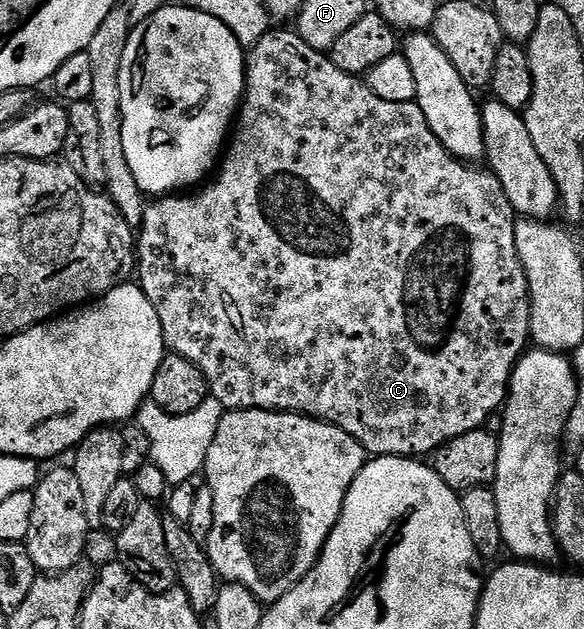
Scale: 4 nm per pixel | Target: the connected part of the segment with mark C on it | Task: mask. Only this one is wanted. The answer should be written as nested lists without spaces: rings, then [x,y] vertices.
[[[280,29],[280,30],[278,30],[278,31],[277,31],[277,33],[276,33],[276,30],[275,30],[275,31],[269,31],[269,33],[268,33],[268,34],[267,34],[267,35],[265,35],[265,37],[263,37],[263,38],[262,38],[262,39],[261,39],[261,40],[260,40],[260,42],[259,42],[259,43],[257,43],[257,44],[256,44],[256,45],[253,45],[253,46],[251,46],[251,49],[250,49],[250,52],[249,52],[249,53],[248,53],[248,54],[247,54],[247,57],[246,57],[246,80],[245,80],[245,82],[244,82],[244,99],[243,99],[243,102],[242,102],[242,104],[241,104],[241,106],[240,106],[240,108],[239,108],[239,110],[238,110],[238,120],[237,120],[237,121],[236,121],[236,122],[235,122],[235,125],[234,125],[234,132],[233,132],[233,133],[232,133],[232,134],[231,134],[231,137],[230,137],[230,140],[229,140],[229,141],[228,141],[228,142],[227,142],[227,145],[226,145],[226,152],[225,152],[225,153],[224,153],[224,154],[223,154],[223,157],[222,157],[222,160],[221,160],[221,161],[220,161],[220,162],[219,162],[219,165],[218,165],[218,172],[217,172],[217,173],[216,173],[216,174],[215,174],[215,177],[214,177],[214,180],[213,180],[213,181],[212,181],[212,182],[211,182],[211,183],[208,183],[208,184],[205,184],[205,185],[204,185],[204,186],[203,186],[203,188],[201,188],[201,189],[200,189],[200,190],[199,190],[199,191],[196,191],[196,192],[200,192],[200,191],[201,191],[201,193],[196,193],[196,192],[193,192],[193,193],[192,193],[192,194],[191,194],[191,195],[165,195],[165,196],[163,196],[163,197],[161,197],[161,198],[159,198],[159,199],[156,199],[156,200],[153,200],[153,201],[152,201],[152,202],[151,202],[151,203],[148,203],[148,204],[145,204],[145,207],[144,207],[144,222],[143,222],[143,223],[142,223],[142,227],[141,227],[141,228],[140,228],[140,230],[139,230],[139,231],[138,231],[138,277],[139,277],[139,273],[140,273],[140,278],[138,278],[138,284],[139,284],[139,287],[140,287],[140,290],[142,290],[142,292],[143,292],[143,293],[144,293],[144,294],[145,294],[145,295],[146,295],[146,299],[150,299],[150,303],[154,303],[154,311],[158,311],[158,319],[159,319],[159,320],[160,320],[160,322],[161,322],[161,323],[162,323],[162,335],[163,335],[163,336],[164,336],[164,343],[165,343],[165,346],[166,346],[166,349],[167,349],[167,352],[168,352],[168,353],[169,353],[169,354],[172,354],[172,355],[175,355],[175,356],[178,356],[178,357],[181,357],[181,358],[182,358],[182,359],[186,359],[186,360],[187,360],[187,361],[189,361],[189,362],[190,362],[190,363],[194,363],[194,367],[198,367],[198,368],[199,368],[199,369],[200,369],[200,370],[201,370],[201,371],[202,371],[202,375],[203,375],[203,376],[204,376],[204,378],[205,378],[205,379],[206,379],[206,383],[207,383],[207,384],[208,384],[208,391],[209,391],[209,394],[210,394],[210,395],[211,395],[211,396],[212,396],[212,397],[213,397],[213,398],[214,398],[214,399],[218,399],[218,403],[222,403],[222,404],[223,404],[223,405],[224,405],[224,407],[225,407],[225,410],[228,410],[228,411],[231,411],[231,410],[233,410],[233,409],[270,409],[270,410],[272,410],[272,412],[274,412],[274,413],[302,413],[302,414],[304,414],[304,416],[306,416],[306,417],[314,417],[314,418],[316,418],[316,420],[318,420],[318,421],[327,421],[327,422],[328,422],[328,424],[330,424],[330,425],[333,425],[333,426],[334,426],[334,427],[338,427],[338,428],[339,428],[339,429],[341,429],[341,430],[342,430],[342,431],[346,431],[346,435],[350,435],[350,436],[351,436],[351,437],[353,437],[353,438],[354,438],[354,439],[358,439],[358,443],[359,443],[359,444],[360,444],[360,445],[363,445],[363,446],[364,446],[364,452],[365,452],[365,454],[368,454],[368,455],[371,455],[371,456],[372,456],[372,457],[411,457],[411,458],[413,458],[413,459],[420,459],[420,458],[423,458],[423,457],[424,457],[424,456],[425,456],[425,455],[424,455],[424,454],[423,454],[423,453],[428,453],[428,455],[432,455],[432,454],[435,454],[435,452],[436,452],[436,450],[437,450],[437,449],[441,449],[441,448],[442,448],[442,447],[443,447],[443,446],[444,446],[444,445],[445,445],[445,444],[446,444],[446,442],[447,442],[447,441],[449,441],[449,440],[450,440],[450,439],[458,439],[458,435],[466,435],[466,431],[474,431],[474,430],[475,430],[475,429],[478,429],[478,428],[481,428],[481,427],[484,427],[484,426],[487,426],[487,425],[488,425],[488,424],[489,424],[489,423],[488,423],[488,422],[487,422],[487,421],[488,421],[488,420],[490,420],[490,419],[491,419],[491,417],[492,417],[492,412],[494,412],[494,411],[495,411],[495,409],[496,409],[496,412],[497,412],[497,410],[499,410],[499,409],[500,409],[500,408],[501,408],[501,406],[503,406],[503,404],[504,404],[504,402],[505,402],[505,400],[506,400],[506,394],[507,394],[507,392],[508,392],[508,382],[509,382],[509,381],[511,381],[511,379],[512,379],[512,369],[513,369],[513,368],[514,368],[514,367],[515,367],[515,366],[516,366],[516,363],[517,363],[517,361],[519,361],[519,360],[520,360],[520,358],[521,358],[521,357],[523,357],[523,356],[524,356],[524,354],[525,354],[525,352],[526,352],[526,350],[527,350],[527,349],[528,349],[528,348],[529,348],[529,345],[530,345],[530,334],[531,334],[531,331],[532,331],[532,320],[531,320],[531,319],[530,319],[530,291],[529,291],[529,290],[528,290],[528,280],[527,280],[527,279],[526,279],[526,271],[525,271],[525,270],[524,270],[524,268],[523,268],[523,267],[522,267],[522,263],[521,263],[521,262],[520,262],[520,260],[519,260],[519,259],[518,259],[518,247],[517,247],[517,246],[516,246],[516,244],[515,244],[515,243],[514,243],[514,231],[515,231],[515,230],[516,230],[516,223],[517,223],[517,220],[518,220],[518,214],[517,214],[517,213],[515,213],[515,211],[513,211],[513,210],[512,210],[512,204],[511,204],[511,203],[510,203],[510,199],[506,199],[506,195],[505,195],[505,194],[504,194],[504,192],[503,192],[503,191],[502,191],[502,183],[501,183],[501,182],[500,182],[500,181],[499,181],[499,179],[497,179],[497,178],[496,178],[496,176],[495,176],[495,175],[493,175],[493,173],[492,173],[492,172],[491,172],[491,171],[489,171],[489,170],[488,170],[488,169],[487,169],[487,168],[484,168],[484,167],[473,167],[473,166],[472,166],[472,165],[471,165],[471,164],[468,164],[468,163],[465,163],[465,162],[462,162],[462,161],[459,161],[459,160],[458,160],[458,158],[457,158],[457,157],[455,157],[455,156],[454,156],[454,155],[450,155],[450,151],[446,151],[446,147],[442,147],[442,143],[441,143],[441,142],[440,142],[440,140],[439,140],[439,139],[438,139],[438,135],[434,135],[434,131],[430,131],[430,123],[426,123],[426,115],[422,115],[422,107],[418,107],[418,106],[417,106],[417,105],[416,105],[416,102],[415,102],[415,101],[407,101],[407,102],[406,102],[406,103],[390,103],[390,102],[389,102],[389,101],[387,101],[387,100],[386,100],[386,99],[378,99],[378,95],[374,95],[374,91],[373,91],[373,90],[372,90],[372,88],[371,88],[371,87],[370,87],[370,86],[369,86],[369,85],[368,85],[368,84],[366,84],[366,83],[365,83],[365,82],[364,82],[364,81],[363,81],[363,80],[361,80],[361,78],[360,78],[360,77],[359,77],[359,76],[356,76],[356,75],[353,75],[353,74],[351,74],[351,73],[347,73],[347,72],[346,72],[346,71],[342,71],[342,70],[341,70],[341,69],[339,69],[339,68],[338,68],[338,67],[334,67],[334,63],[333,63],[333,62],[332,62],[332,59],[331,59],[331,56],[329,56],[329,54],[328,54],[328,53],[327,53],[327,52],[324,52],[324,51],[321,51],[321,50],[318,50],[318,49],[315,49],[315,48],[314,48],[314,47],[310,47],[310,46],[309,46],[309,45],[307,45],[307,44],[306,44],[306,43],[305,43],[305,42],[304,42],[304,40],[302,40],[302,38],[301,38],[301,37],[300,37],[300,35],[299,35],[299,33],[297,33],[297,32],[295,32],[295,31],[289,31],[289,33],[287,33],[287,31],[286,31],[286,30],[284,30],[284,29]]]

